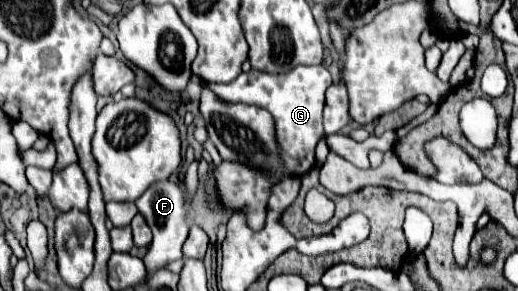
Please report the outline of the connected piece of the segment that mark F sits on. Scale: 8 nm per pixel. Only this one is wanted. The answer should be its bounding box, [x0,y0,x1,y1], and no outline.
[135,180,189,274]

